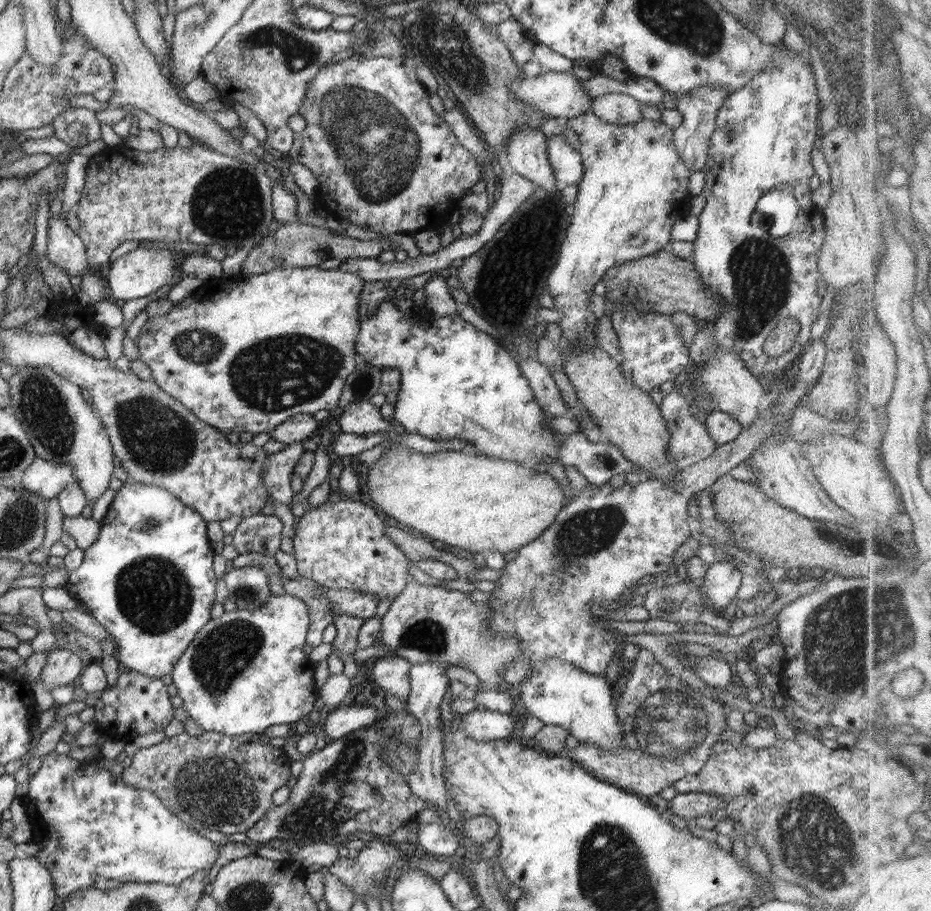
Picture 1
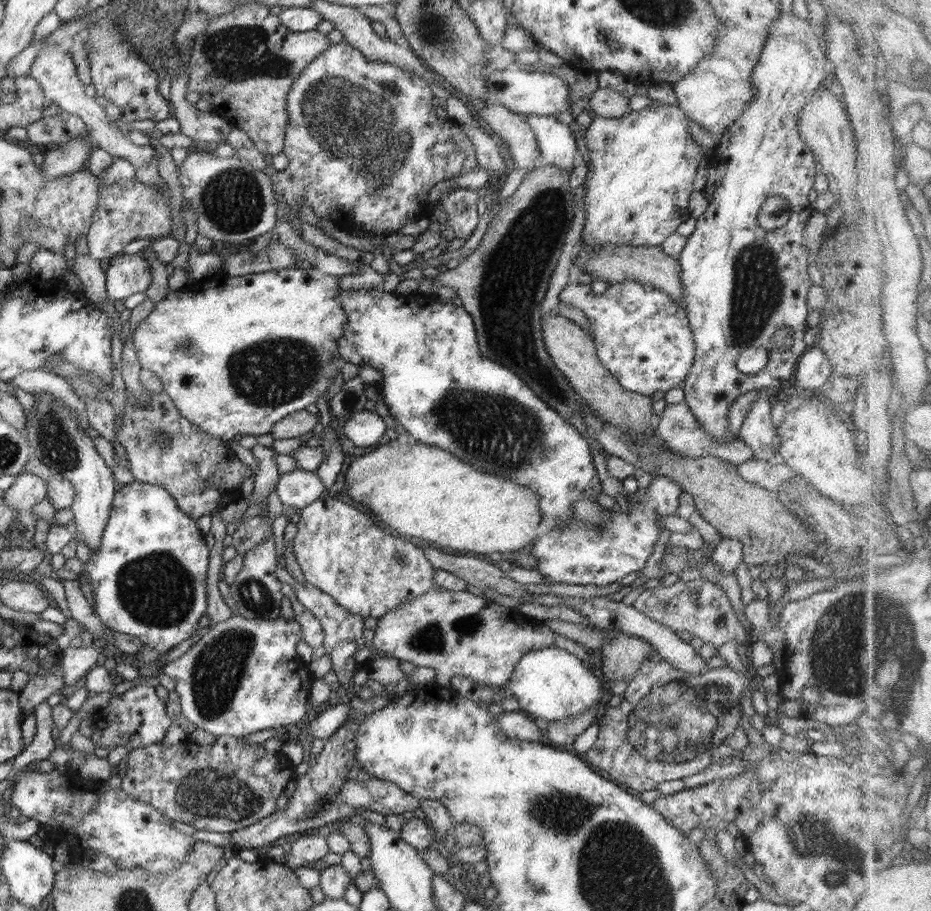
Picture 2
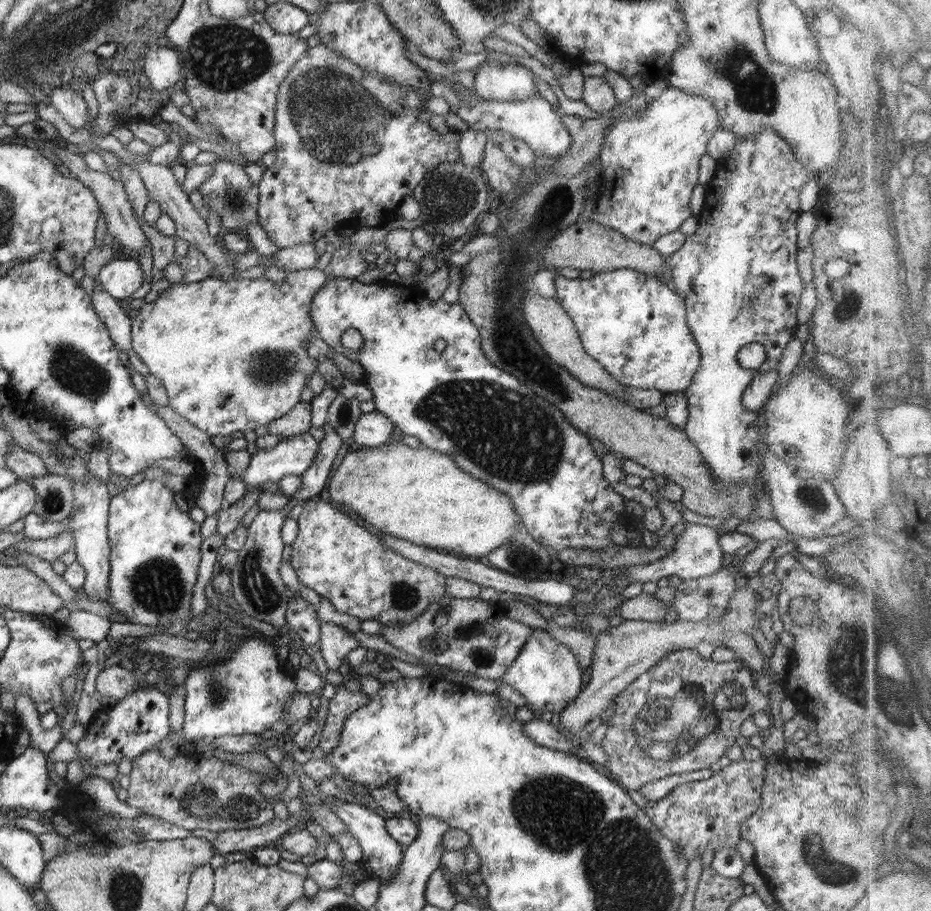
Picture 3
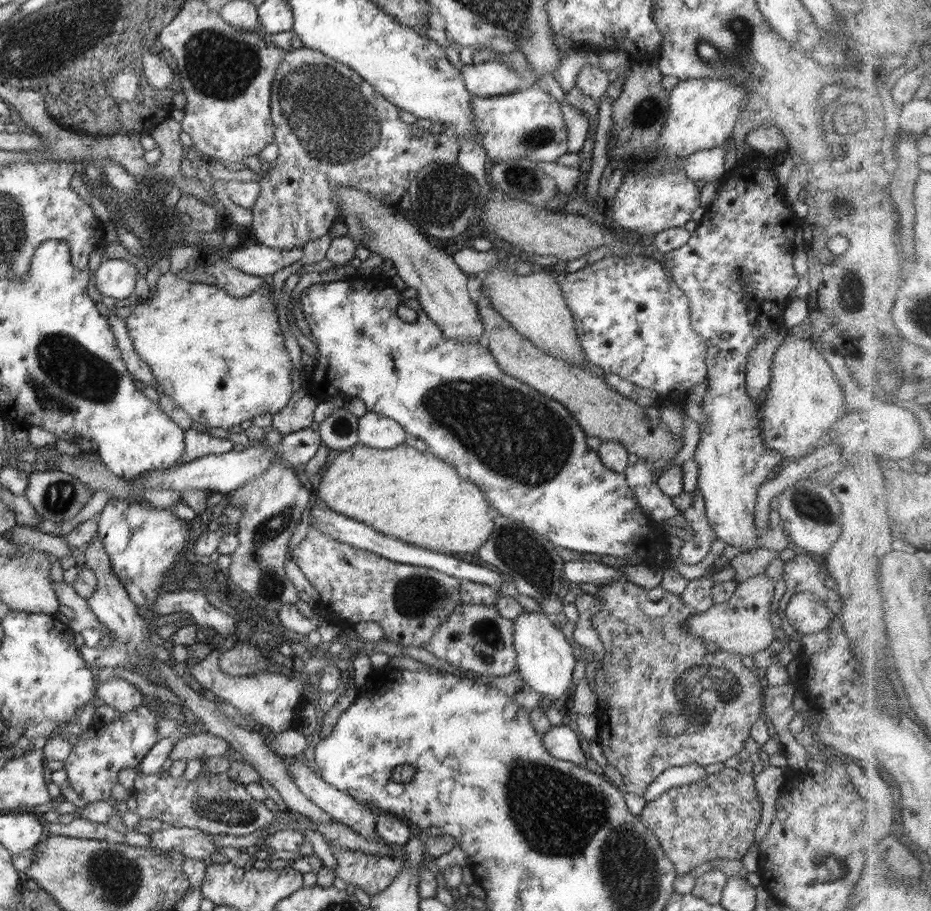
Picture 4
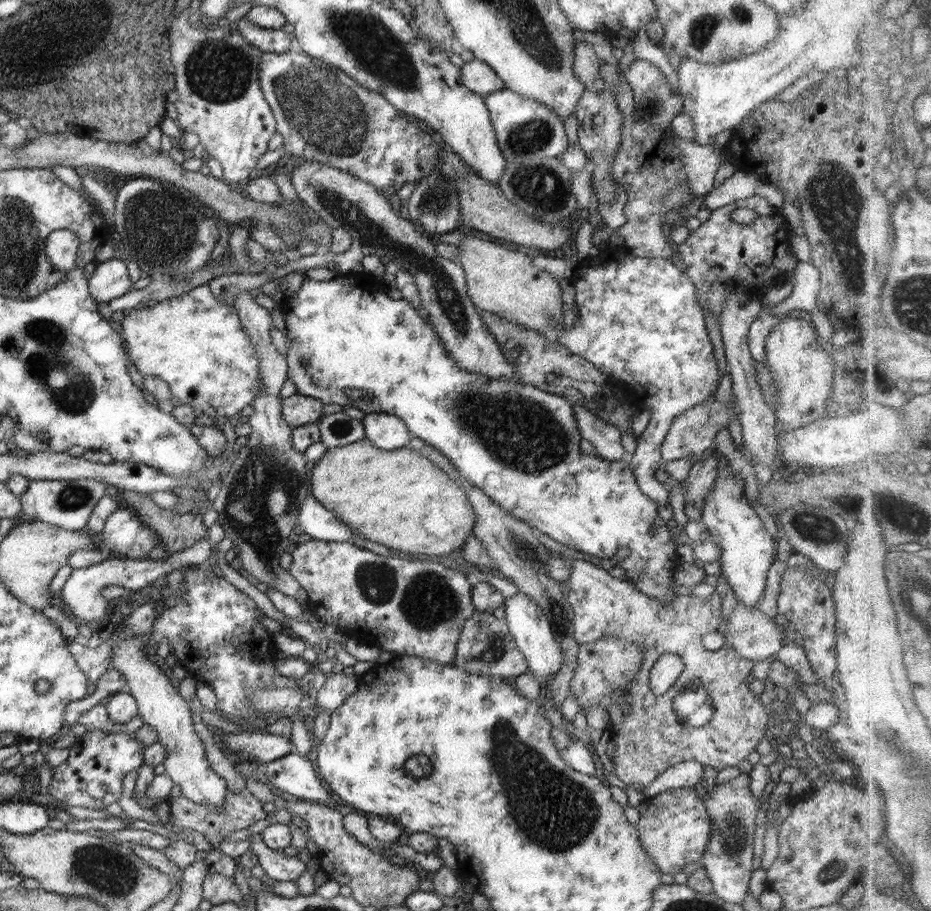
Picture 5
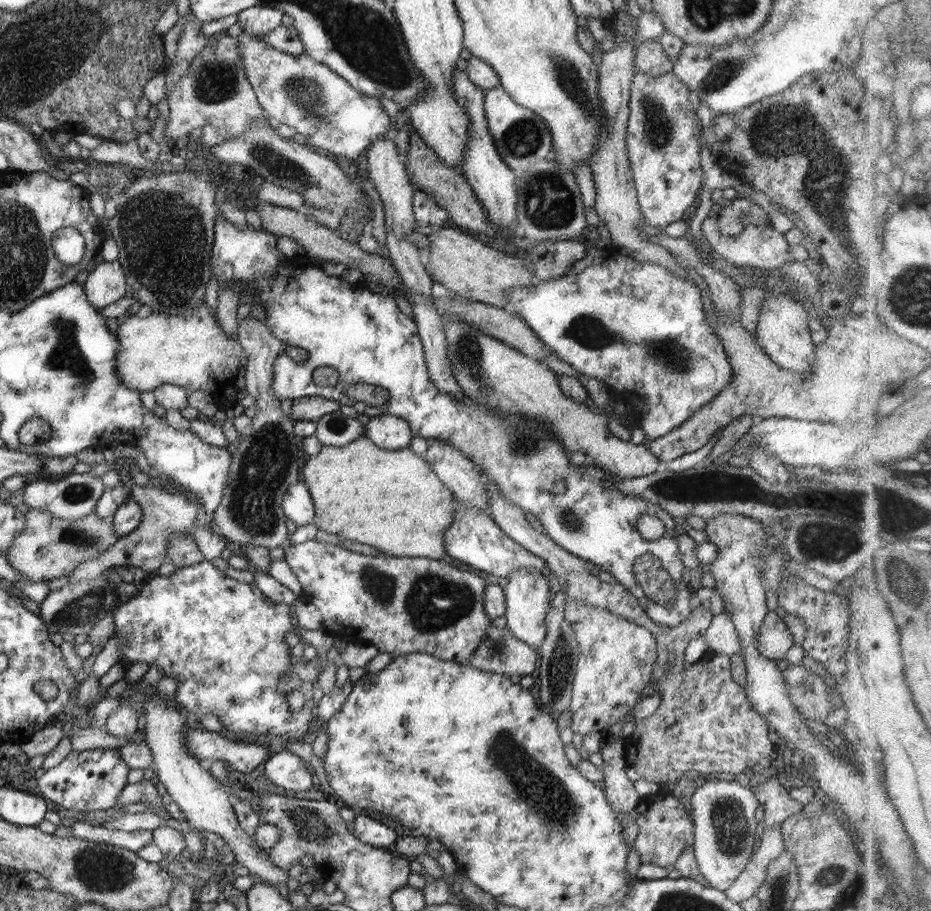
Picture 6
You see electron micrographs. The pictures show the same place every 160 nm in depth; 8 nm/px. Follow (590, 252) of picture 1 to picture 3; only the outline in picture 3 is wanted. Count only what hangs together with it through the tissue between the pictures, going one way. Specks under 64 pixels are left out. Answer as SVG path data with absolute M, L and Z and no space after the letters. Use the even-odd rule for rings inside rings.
M668 86L660 96L649 100L648 105L644 106L643 112L630 117L630 119L618 119L614 123L611 129L606 131L604 140L601 146L601 168L600 168L600 180L601 185L598 195L596 196L595 207L591 215L591 219L595 220L598 224L606 225L614 230L617 230L620 234L623 234L626 238L642 243L643 245L651 246L651 244L662 235L670 234L672 231L678 231L680 225L688 218L692 217L692 210L690 210L690 197L692 196L692 190L699 184L699 164L700 159L706 154L706 145L710 140L710 137L714 135L716 131L720 129L720 122L718 122L718 111L714 108L714 104L710 100L702 98L702 96L694 96L678 90L678 88Z

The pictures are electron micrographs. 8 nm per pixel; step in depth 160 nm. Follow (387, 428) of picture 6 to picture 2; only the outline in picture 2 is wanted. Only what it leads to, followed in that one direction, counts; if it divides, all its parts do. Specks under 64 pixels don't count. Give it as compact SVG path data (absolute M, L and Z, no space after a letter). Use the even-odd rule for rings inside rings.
M360 410L346 421L342 434L353 445L367 447L377 444L378 440L386 434L386 422L376 411Z

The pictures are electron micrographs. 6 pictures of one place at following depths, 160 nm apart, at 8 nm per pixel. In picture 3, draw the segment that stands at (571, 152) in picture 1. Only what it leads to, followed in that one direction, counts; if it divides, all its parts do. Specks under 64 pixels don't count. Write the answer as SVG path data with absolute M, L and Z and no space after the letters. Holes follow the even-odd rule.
M460 80L456 82L456 95L464 103L468 103L468 105L462 105L456 115L468 123L469 129L475 132L482 133L484 129L490 129L508 133L514 139L522 140L528 144L537 157L545 156L552 161L566 154L570 148L570 132L562 124L562 118L552 104L541 96L530 96L526 102L488 101L474 94L471 88L463 86Z

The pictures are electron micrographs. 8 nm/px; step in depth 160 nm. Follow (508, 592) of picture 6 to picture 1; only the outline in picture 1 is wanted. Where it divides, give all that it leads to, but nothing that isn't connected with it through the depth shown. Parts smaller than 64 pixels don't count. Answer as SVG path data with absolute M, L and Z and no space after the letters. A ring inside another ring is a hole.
M559 658L546 660L534 666L530 676L516 687L515 697L527 710L527 716L535 716L542 720L545 725L556 725L570 731L580 743L590 744L613 751L618 747L623 747L623 730L621 722L618 720L614 705L616 697L613 697L613 686L606 682L602 675L588 674L584 670L578 670L576 666L570 666L568 662L562 662Z

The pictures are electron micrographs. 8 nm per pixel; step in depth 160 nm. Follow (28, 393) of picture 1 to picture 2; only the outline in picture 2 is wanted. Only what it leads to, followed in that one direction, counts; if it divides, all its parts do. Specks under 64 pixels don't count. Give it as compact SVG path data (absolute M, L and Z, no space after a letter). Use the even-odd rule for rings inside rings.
M46 390L32 394L38 397L38 403L35 409L26 409L25 436L35 448L34 456L73 484L75 497L69 506L74 514L72 523L76 526L73 539L80 539L90 549L91 554L96 553L116 494L112 470L96 451L94 439L88 433L84 433L80 424L76 422L75 416L80 415L77 410L66 406Z

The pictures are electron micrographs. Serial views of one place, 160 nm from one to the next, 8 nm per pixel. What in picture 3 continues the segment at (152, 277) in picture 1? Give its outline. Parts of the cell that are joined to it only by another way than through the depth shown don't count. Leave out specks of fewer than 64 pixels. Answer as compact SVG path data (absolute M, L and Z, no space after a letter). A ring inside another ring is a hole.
M137 258L116 259L100 269L97 282L103 285L108 294L120 300L132 296L145 282L145 276Z

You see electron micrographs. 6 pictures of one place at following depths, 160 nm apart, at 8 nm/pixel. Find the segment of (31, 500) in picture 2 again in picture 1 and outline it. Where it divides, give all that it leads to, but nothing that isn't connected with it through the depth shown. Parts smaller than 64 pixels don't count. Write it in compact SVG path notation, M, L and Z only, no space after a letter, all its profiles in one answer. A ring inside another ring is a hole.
M40 457L33 461L24 474L22 486L46 499L54 498L75 480L71 464L62 465Z

